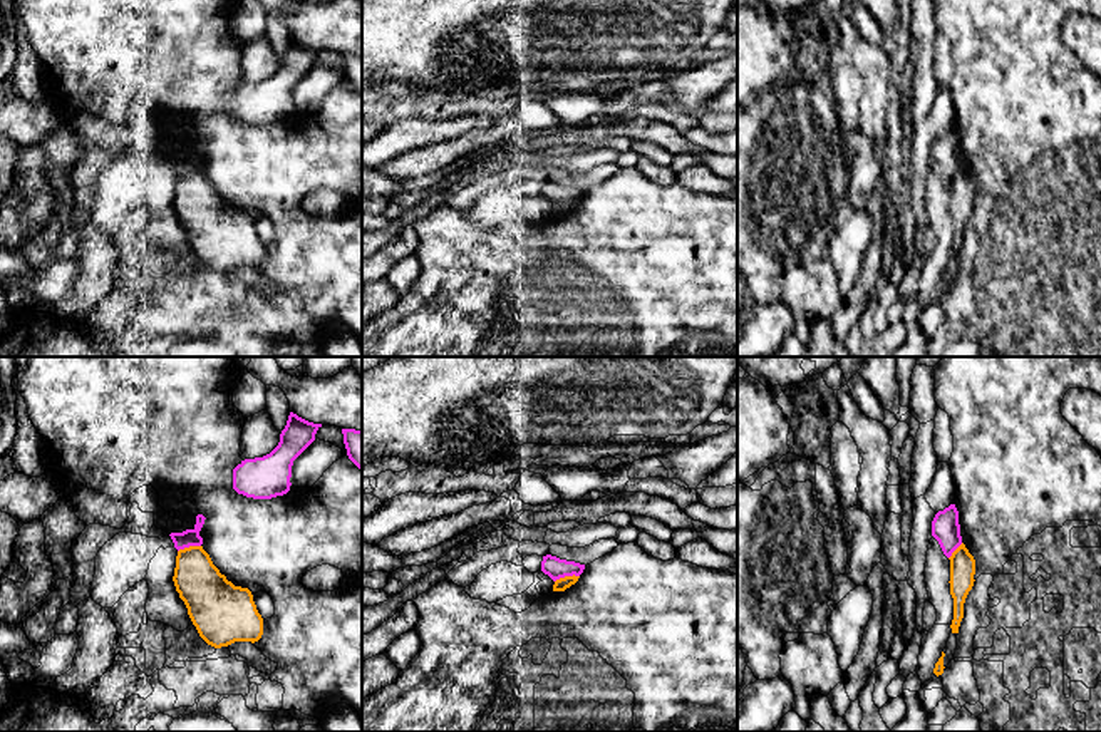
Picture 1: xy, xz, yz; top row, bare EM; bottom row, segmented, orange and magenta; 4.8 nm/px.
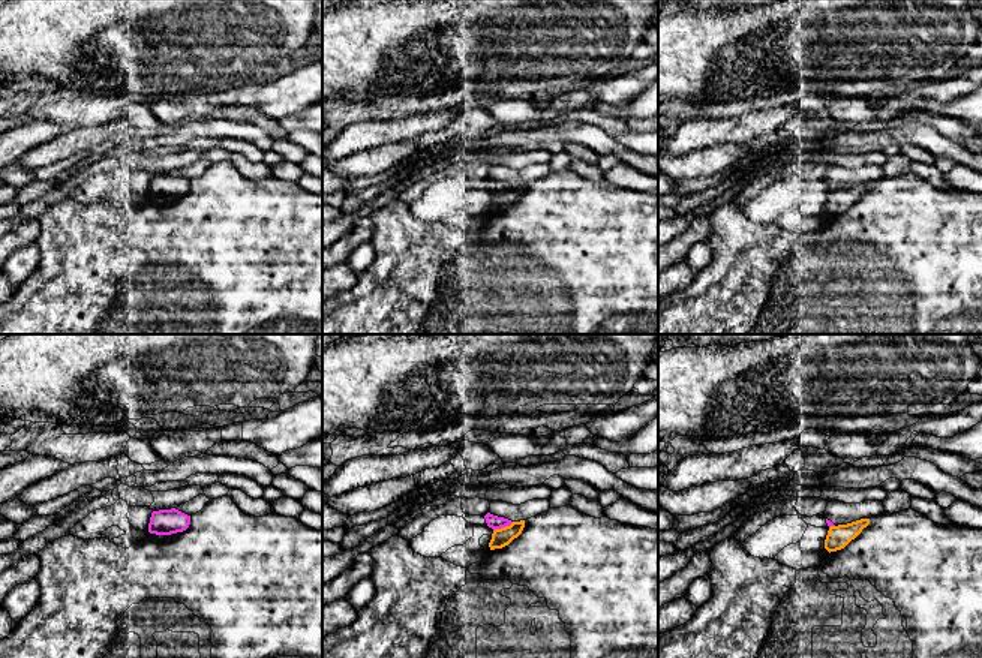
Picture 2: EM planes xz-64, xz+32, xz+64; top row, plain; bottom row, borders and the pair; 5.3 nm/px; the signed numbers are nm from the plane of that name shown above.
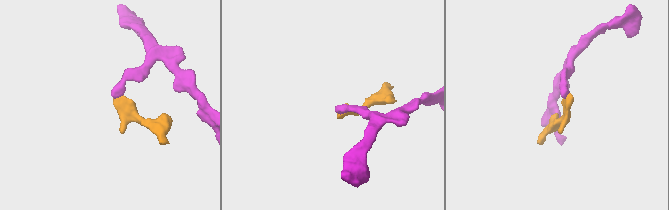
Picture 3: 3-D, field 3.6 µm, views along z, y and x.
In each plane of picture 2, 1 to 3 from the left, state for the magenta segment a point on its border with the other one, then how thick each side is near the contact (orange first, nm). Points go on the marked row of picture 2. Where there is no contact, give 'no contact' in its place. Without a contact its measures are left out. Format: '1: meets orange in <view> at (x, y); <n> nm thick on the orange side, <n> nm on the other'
1: no contact
2: meets orange in xz+32 at (502, 528); 100 nm thick on the orange side, 70 nm on the other
3: meets orange in xz+64 at (831, 526); 120 nm thick on the orange side, 30 nm on the other

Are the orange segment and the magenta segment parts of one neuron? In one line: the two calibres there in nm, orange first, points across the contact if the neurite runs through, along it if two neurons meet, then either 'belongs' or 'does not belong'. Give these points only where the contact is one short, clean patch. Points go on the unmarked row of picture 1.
60/100 nm | along xz (578, 200), (565, 200), (555, 206) | does not belong

